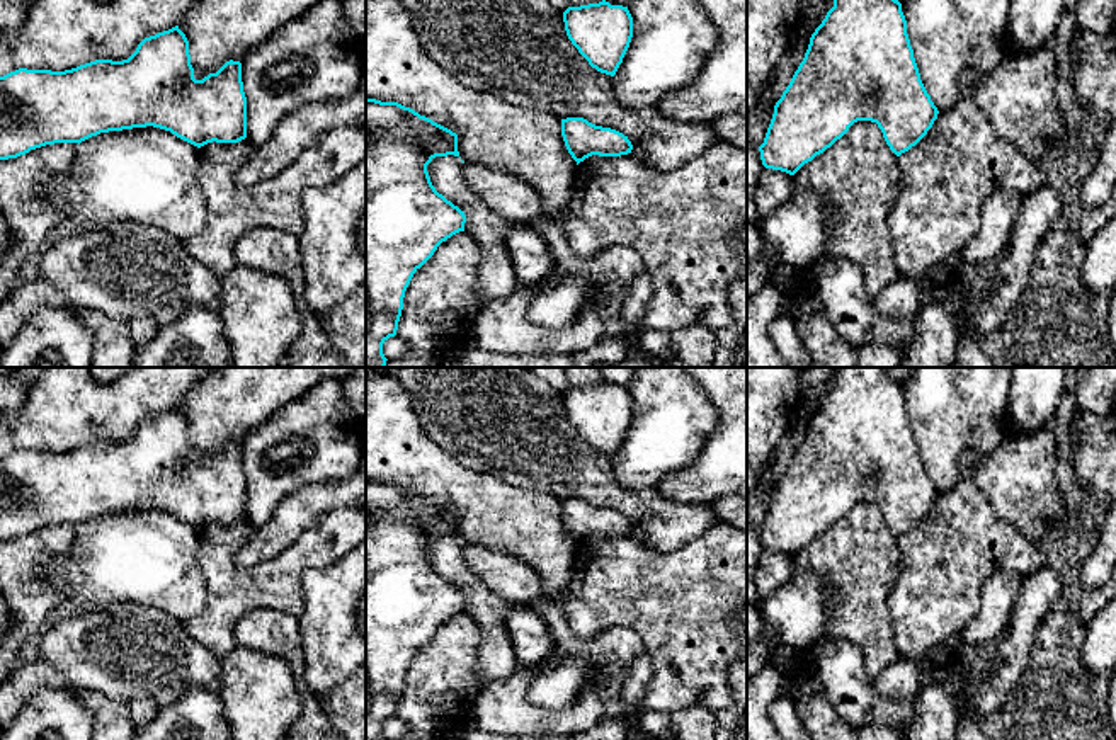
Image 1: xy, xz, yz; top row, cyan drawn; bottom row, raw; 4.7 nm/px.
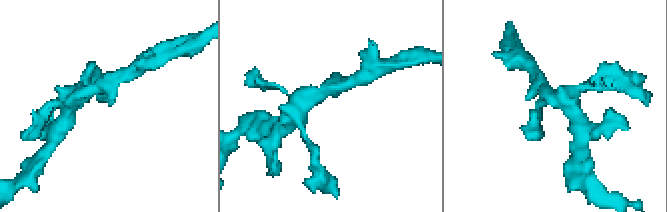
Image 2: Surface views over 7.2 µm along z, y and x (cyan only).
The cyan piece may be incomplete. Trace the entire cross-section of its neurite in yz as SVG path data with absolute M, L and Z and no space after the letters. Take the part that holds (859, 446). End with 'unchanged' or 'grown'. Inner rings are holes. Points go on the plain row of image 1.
M834 367L834 388L811 415L803 442L774 487L759 527L760 541L766 549L794 556L857 502L876 504L900 538L927 515L937 495L920 461L902 384L885 367Z; unchanged

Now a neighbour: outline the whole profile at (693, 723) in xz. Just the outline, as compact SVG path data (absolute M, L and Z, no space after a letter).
M691 706L669 713L677 740L715 740L716 718L708 708Z

